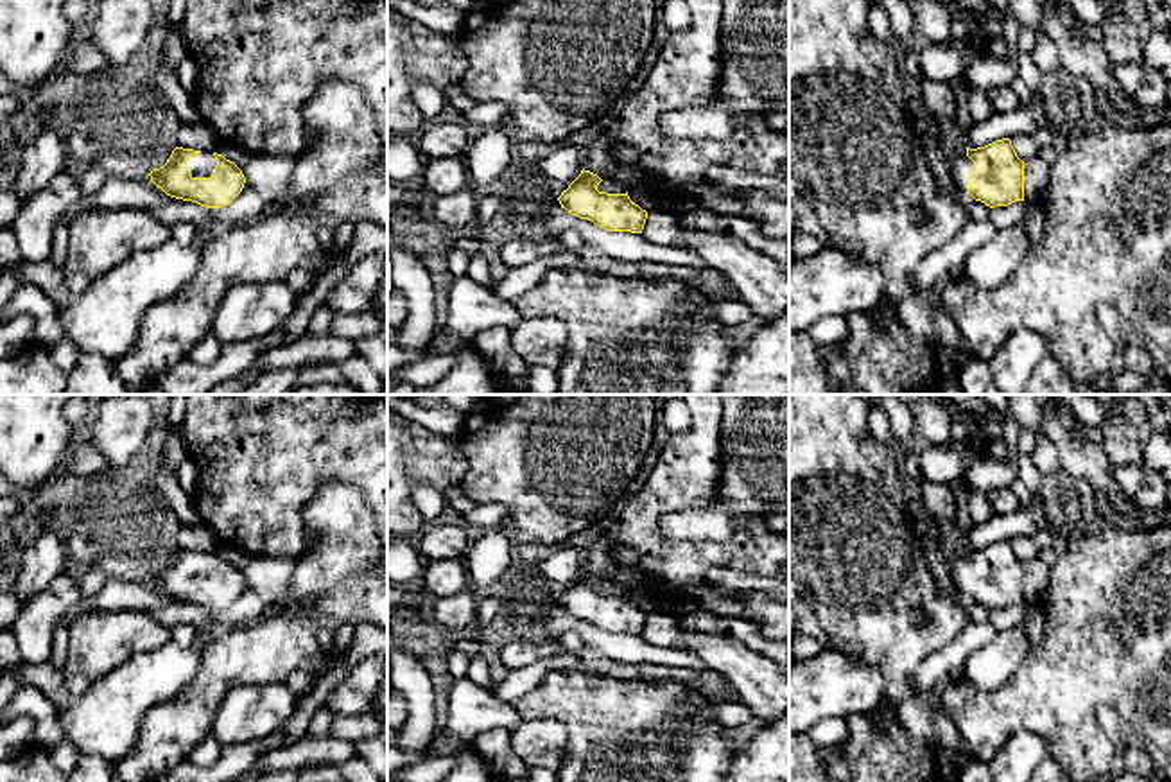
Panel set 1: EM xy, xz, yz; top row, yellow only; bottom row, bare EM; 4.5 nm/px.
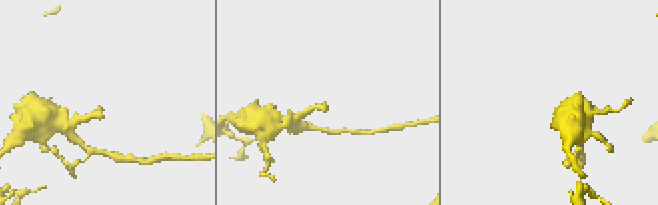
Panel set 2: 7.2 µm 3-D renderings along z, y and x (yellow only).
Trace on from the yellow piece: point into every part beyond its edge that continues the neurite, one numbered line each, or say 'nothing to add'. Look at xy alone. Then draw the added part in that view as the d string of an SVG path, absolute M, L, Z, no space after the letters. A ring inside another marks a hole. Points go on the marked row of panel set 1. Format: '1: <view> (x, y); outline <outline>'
1: xy (201, 165); outline M199 152L186 161L192 178L212 178L217 160L213 152Z

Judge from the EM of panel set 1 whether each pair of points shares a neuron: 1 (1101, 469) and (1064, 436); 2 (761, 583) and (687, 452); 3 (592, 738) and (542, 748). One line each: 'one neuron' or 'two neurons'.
1: one neuron
2: two neurons
3: two neurons

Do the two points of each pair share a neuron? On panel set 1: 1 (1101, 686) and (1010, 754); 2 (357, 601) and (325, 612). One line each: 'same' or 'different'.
1: different
2: same

